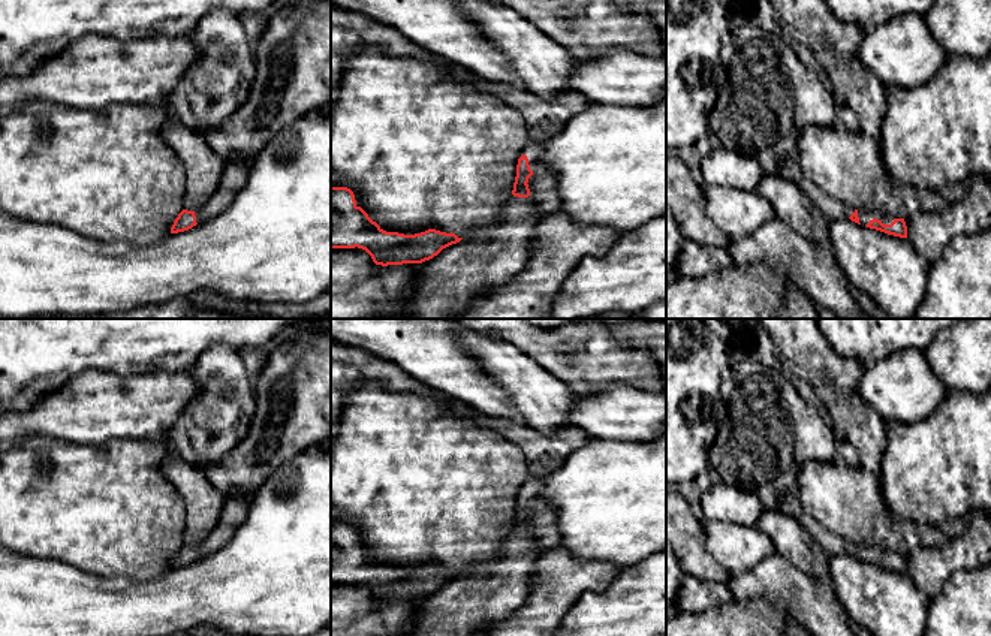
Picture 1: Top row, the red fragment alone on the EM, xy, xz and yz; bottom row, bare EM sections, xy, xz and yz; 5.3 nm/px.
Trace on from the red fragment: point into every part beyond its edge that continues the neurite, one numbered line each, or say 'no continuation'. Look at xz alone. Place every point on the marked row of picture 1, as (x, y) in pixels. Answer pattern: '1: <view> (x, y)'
1: xz (542, 184)

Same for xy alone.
1: xy (235, 174)

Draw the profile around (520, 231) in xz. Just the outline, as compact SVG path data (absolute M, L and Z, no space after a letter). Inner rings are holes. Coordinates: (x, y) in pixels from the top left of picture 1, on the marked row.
M536 221L457 229L461 241L419 265L415 283L403 299L403 313L392 319L457 319L475 299L506 286L530 260L528 238Z

